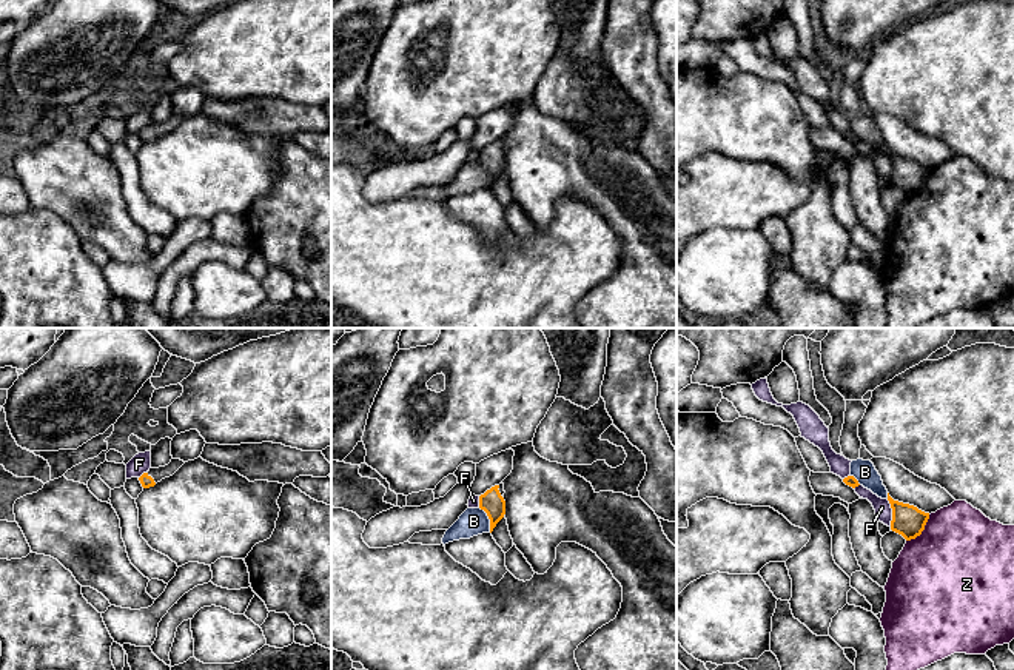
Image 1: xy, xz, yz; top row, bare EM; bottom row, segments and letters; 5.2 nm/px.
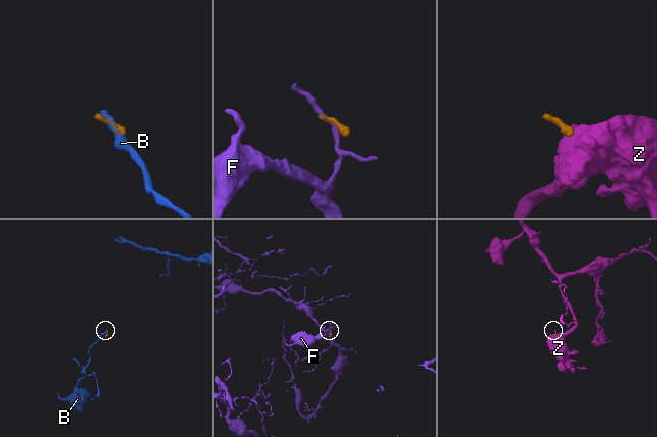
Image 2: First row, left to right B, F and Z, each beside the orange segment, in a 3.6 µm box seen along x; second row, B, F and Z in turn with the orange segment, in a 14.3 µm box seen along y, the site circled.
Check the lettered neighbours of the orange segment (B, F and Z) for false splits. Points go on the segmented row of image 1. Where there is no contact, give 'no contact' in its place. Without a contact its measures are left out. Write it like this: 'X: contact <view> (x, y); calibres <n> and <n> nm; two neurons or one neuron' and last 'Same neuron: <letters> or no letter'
B: contact xz (489, 518); calibres 120 and 140 nm; two neurons
F: contact yz (893, 513); calibres 160 and 90 nm; two neurons
Z: contact yz (922, 530); calibres 160 and 500 nm; two neurons
Same neuron: no letter

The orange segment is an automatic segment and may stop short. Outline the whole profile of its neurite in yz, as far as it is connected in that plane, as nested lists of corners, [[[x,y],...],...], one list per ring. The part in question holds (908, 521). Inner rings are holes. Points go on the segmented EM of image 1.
[[[889,493],[888,501],[892,508],[891,530],[902,534],[906,541],[920,536],[929,519],[929,513],[925,513],[914,505],[894,501]]]

